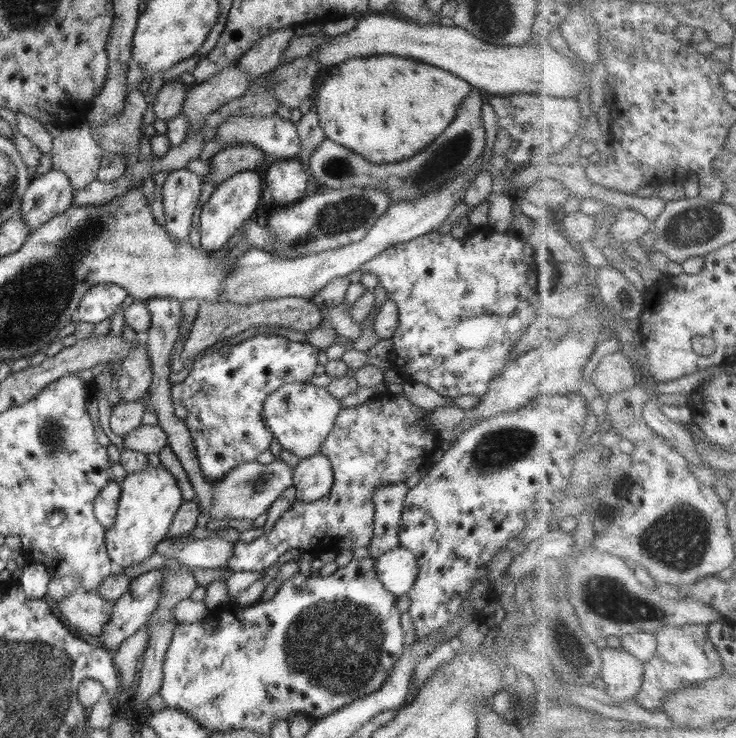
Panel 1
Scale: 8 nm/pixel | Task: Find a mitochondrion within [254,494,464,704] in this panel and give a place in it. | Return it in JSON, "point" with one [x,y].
{"point":[337,644]}

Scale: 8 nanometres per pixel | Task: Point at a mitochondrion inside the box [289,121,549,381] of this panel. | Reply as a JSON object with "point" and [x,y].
{"point":[444,159]}

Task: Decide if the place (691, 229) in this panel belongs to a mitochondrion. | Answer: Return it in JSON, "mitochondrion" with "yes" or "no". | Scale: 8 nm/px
{"mitochondrion":"yes"}

